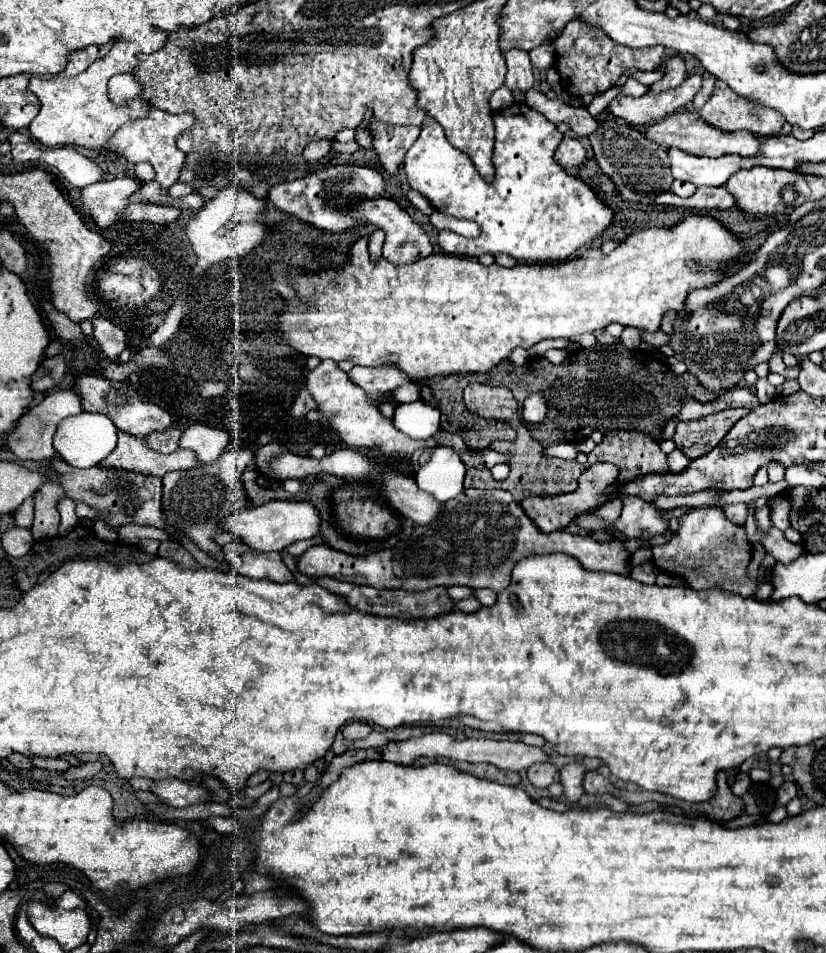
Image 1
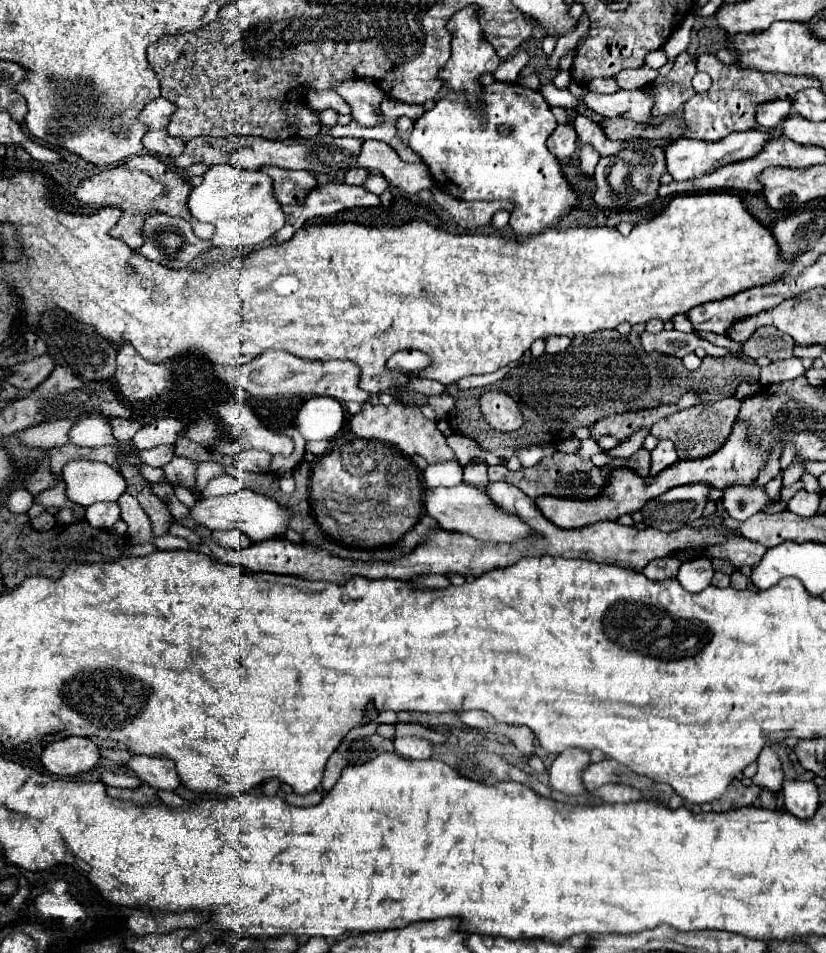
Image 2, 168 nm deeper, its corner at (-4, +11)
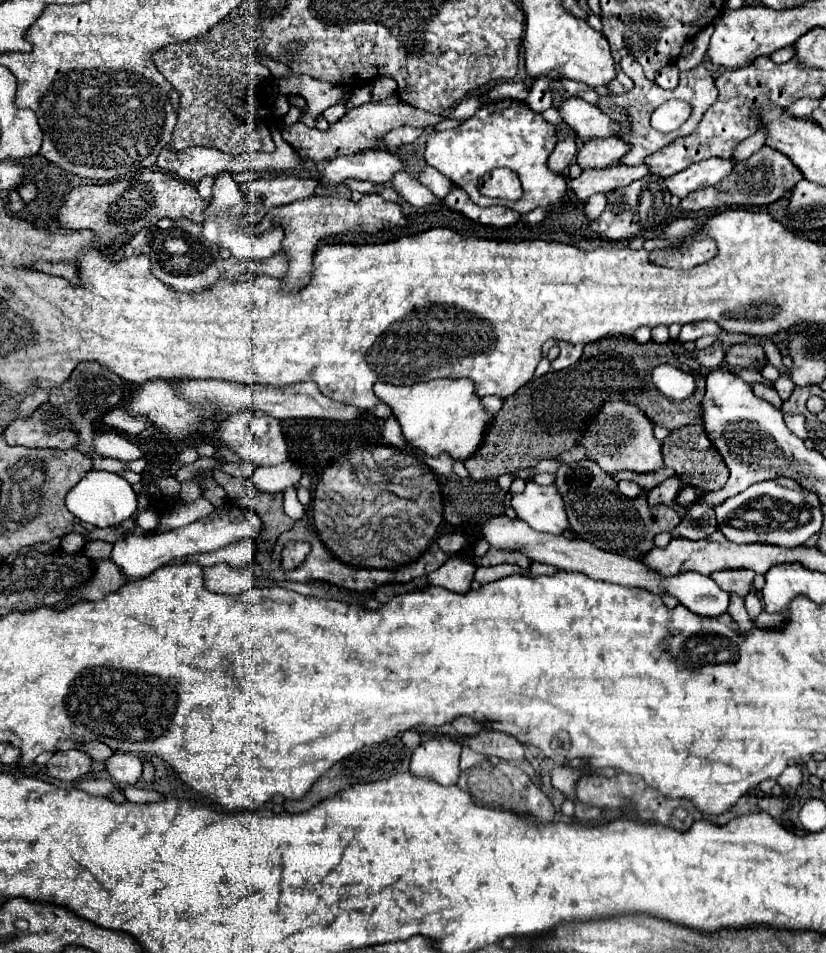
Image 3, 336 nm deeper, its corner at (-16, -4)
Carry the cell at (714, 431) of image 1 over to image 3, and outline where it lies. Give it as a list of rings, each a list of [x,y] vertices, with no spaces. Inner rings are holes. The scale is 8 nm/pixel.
[[[694,424],[694,426],[682,426],[678,430],[672,430],[664,442],[662,442],[662,454],[664,454],[664,464],[668,468],[672,468],[680,480],[684,484],[690,484],[694,488],[698,488],[700,492],[710,492],[710,490],[718,490],[726,484],[728,480],[728,466],[722,460],[722,456],[718,452],[714,452],[714,444],[708,438],[706,430],[702,424]]]

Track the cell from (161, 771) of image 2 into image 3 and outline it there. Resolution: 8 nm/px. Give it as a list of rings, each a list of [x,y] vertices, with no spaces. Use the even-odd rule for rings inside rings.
[[[116,752],[108,762],[106,762],[106,770],[110,772],[110,776],[122,784],[122,786],[132,786],[140,780],[142,776],[142,762],[138,756],[132,754],[120,754]]]

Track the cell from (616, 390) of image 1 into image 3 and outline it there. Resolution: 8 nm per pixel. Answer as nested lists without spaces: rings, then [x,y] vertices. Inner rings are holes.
[[[614,336],[614,338],[608,338],[604,342],[584,346],[582,358],[576,364],[572,364],[572,368],[566,368],[560,372],[550,370],[548,374],[544,374],[540,378],[532,378],[528,384],[524,384],[524,388],[520,388],[516,394],[512,394],[504,400],[502,410],[496,414],[496,418],[492,420],[492,424],[488,426],[488,430],[484,434],[484,442],[468,458],[468,462],[464,462],[466,470],[476,480],[486,480],[486,478],[496,480],[498,476],[502,476],[506,472],[526,470],[528,466],[536,464],[542,458],[558,458],[562,452],[568,452],[570,448],[578,446],[586,426],[600,414],[602,406],[606,402],[612,402],[612,400],[622,400],[622,402],[630,402],[630,404],[638,406],[652,420],[652,424],[660,424],[668,430],[676,430],[676,428],[688,426],[688,424],[700,424],[702,400],[704,400],[704,376],[692,372],[696,376],[696,384],[700,384],[700,390],[688,400],[688,404],[672,402],[656,390],[656,386],[652,384],[652,378],[650,378],[652,366],[664,364],[664,362],[678,366],[678,368],[684,368],[682,362],[674,356],[670,344],[654,344],[654,342],[636,344],[634,338]]]

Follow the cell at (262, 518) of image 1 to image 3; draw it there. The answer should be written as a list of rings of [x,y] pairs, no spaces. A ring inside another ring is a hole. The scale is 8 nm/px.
[[[222,506],[216,508],[210,516],[196,520],[184,528],[176,528],[176,530],[168,530],[162,534],[148,534],[148,536],[136,536],[136,534],[122,534],[112,548],[112,560],[124,570],[124,574],[128,576],[128,580],[136,580],[136,578],[144,578],[148,574],[152,574],[156,568],[176,560],[176,558],[184,558],[190,554],[202,554],[202,552],[212,552],[218,548],[224,548],[226,544],[244,540],[244,538],[252,538],[256,540],[262,532],[262,520],[248,512],[248,510],[240,510],[240,508],[232,508],[232,506]]]

